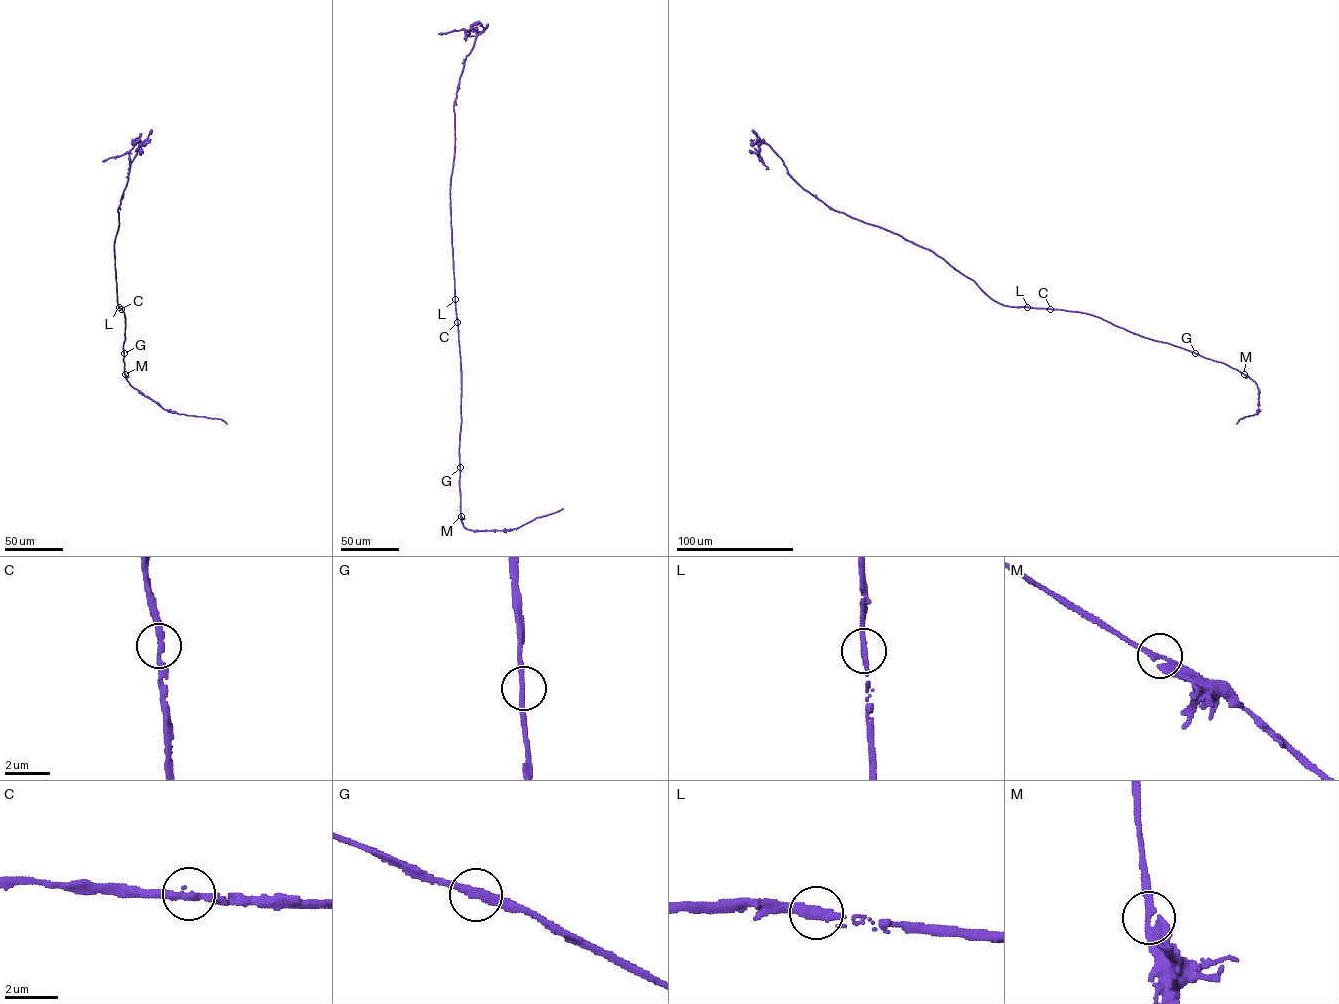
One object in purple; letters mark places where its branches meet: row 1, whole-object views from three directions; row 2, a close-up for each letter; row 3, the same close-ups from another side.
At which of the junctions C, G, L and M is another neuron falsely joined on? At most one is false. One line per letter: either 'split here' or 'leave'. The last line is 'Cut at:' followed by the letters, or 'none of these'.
C: leave
G: leave
L: leave
M: leave
Cut at: none of these

